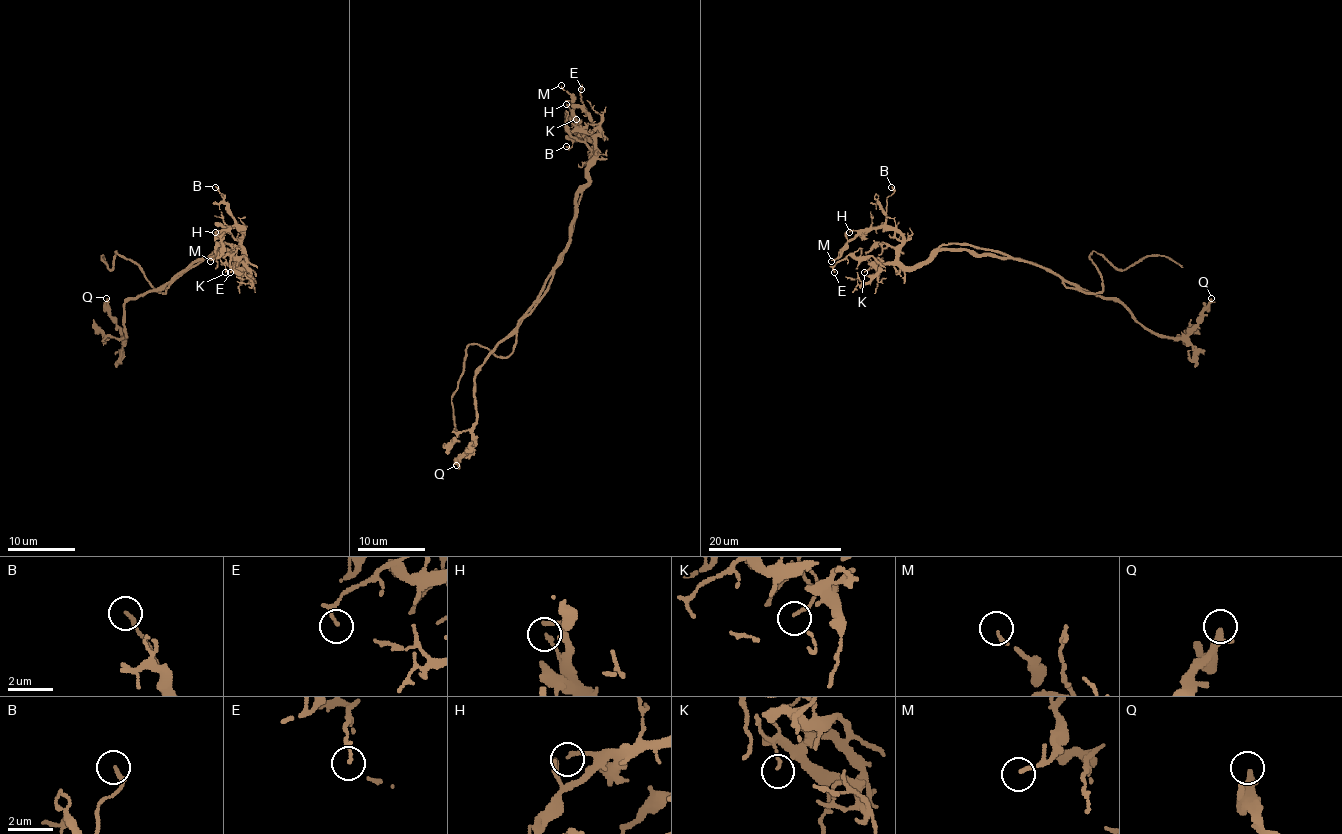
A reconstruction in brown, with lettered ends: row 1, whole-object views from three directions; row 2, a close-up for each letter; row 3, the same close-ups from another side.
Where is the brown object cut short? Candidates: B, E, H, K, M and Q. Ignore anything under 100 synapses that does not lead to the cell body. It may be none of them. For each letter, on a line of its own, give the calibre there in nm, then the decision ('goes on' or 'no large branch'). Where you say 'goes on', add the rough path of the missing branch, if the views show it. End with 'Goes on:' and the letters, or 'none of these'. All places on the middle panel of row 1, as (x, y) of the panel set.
B: 180 nm thick; no large branch
E: 140 nm thick; no large branch
H: 130 nm thick; no large branch
K: 120 nm thick; no large branch
M: 140 nm thick; no large branch
Q: 300 nm thick; no large branch
Goes on: none of these

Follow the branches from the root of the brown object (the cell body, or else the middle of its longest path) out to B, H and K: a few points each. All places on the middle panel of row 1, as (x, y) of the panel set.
B: (546, 279), (566, 247), (574, 195), (588, 181), (594, 158), (588, 141), (566, 146)
H: (546, 279), (566, 247), (574, 218), (574, 195), (588, 181), (588, 166), (594, 158), (593, 142), (566, 104)
K: (546, 279), (566, 247), (574, 195), (588, 181), (594, 158), (594, 139), (576, 126), (576, 119)

